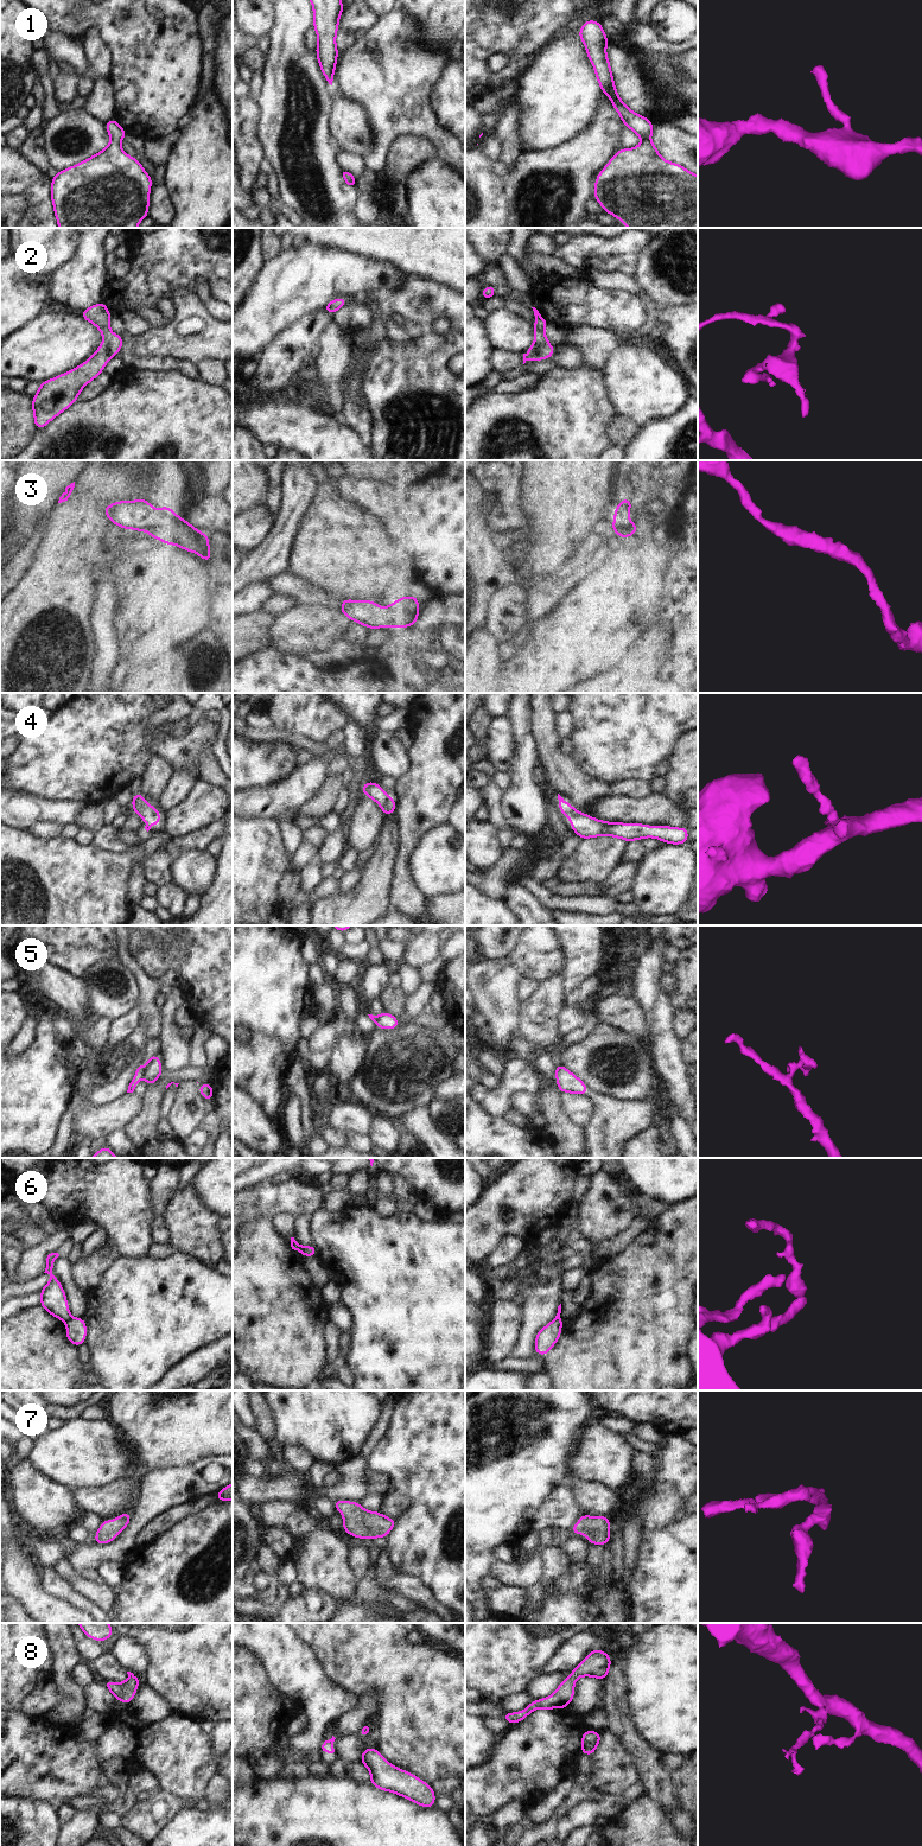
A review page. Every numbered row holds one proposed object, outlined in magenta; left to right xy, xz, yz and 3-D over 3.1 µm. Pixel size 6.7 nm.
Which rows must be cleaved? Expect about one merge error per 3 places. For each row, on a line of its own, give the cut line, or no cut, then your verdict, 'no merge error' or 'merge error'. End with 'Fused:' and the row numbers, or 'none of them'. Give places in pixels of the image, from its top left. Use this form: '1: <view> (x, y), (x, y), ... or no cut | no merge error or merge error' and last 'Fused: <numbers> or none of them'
1: no cut | no merge error
2: no cut | no merge error
3: no cut | no merge error
4: no cut | no merge error
5: xy (145, 1067), (142, 1073) | merge error
6: xz (299, 1245), (301, 1252) | merge error
7: no cut | no merge error
8: no cut | no merge error
Fused: 5, 6

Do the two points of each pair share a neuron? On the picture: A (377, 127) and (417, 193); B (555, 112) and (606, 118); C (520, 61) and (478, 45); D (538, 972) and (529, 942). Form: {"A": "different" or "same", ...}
{"A": "different", "B": "different", "C": "same", "D": "same"}

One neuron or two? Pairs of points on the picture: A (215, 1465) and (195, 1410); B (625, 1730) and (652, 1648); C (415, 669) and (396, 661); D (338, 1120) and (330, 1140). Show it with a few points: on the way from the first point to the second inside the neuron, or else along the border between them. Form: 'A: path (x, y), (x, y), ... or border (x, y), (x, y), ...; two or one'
A: border (220, 1456), (209, 1456), (186, 1466); two
B: border (628, 1686), (628, 1710), (633, 1723), (643, 1738); two
C: path (411, 666), (401, 664); one
D: border (324, 1114), (324, 1120), (330, 1126), (344, 1133); two

